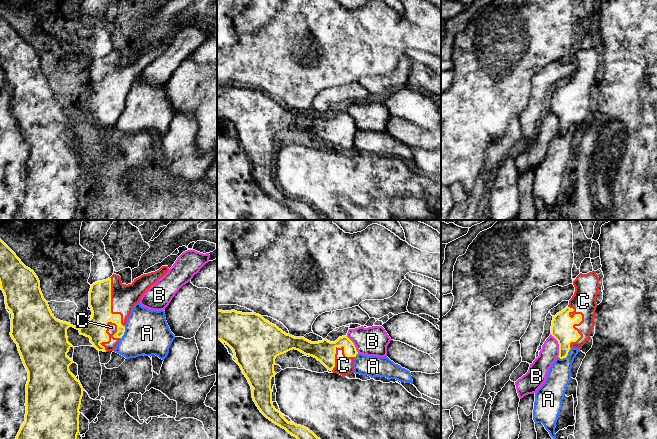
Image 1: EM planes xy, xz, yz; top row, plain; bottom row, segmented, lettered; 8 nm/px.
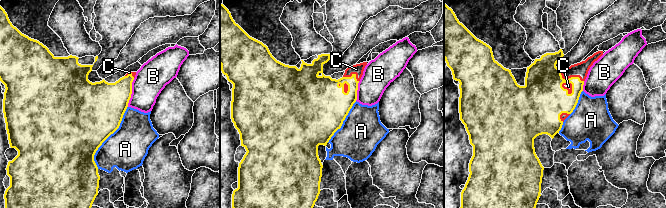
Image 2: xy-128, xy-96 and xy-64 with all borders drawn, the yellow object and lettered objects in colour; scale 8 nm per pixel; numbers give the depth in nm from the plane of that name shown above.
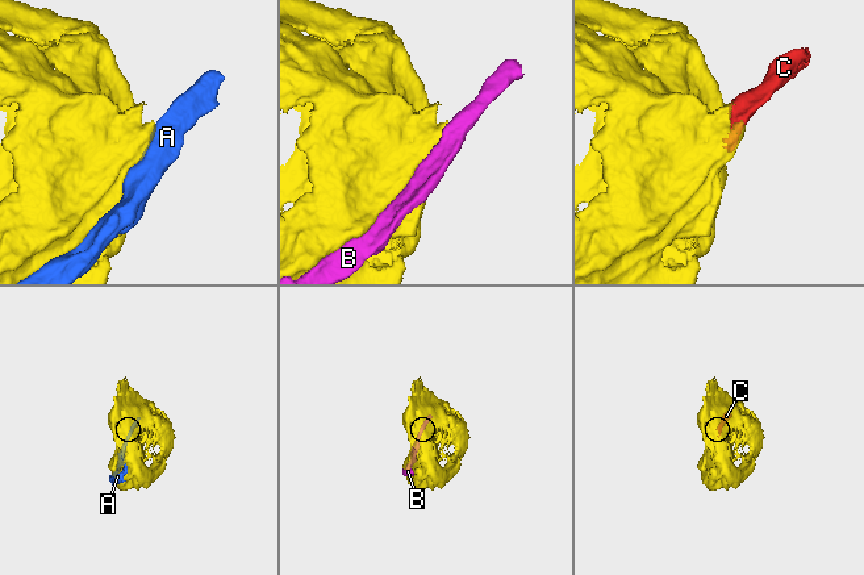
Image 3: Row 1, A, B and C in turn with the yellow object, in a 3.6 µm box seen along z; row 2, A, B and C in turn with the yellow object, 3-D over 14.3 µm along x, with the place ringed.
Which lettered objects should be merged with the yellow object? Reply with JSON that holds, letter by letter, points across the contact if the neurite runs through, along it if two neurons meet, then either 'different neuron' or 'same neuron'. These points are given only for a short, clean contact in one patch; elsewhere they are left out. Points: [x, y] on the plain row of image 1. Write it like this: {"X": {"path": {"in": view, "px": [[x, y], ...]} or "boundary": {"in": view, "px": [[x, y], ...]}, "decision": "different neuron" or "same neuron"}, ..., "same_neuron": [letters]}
{"A": {"decision": "different neuron"}, "B": {"decision": "different neuron"}, "C": {"decision": "same neuron"}, "same_neuron": ["C"]}

